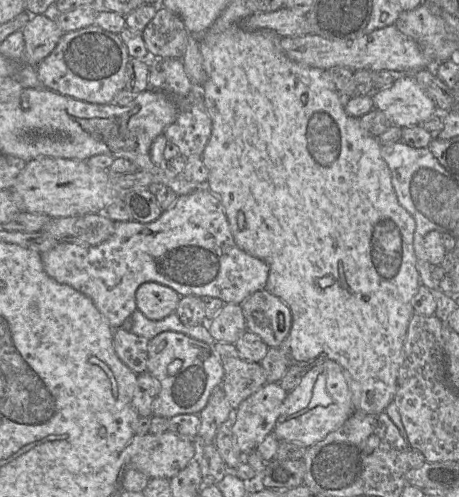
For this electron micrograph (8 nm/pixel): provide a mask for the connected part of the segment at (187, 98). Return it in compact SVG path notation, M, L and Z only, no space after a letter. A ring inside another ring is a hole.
M178 58L149 59L147 90L161 91L175 105L176 120L164 131L166 139L175 144L184 157L201 156L211 135L211 119L206 111L201 90L188 78L183 63Z

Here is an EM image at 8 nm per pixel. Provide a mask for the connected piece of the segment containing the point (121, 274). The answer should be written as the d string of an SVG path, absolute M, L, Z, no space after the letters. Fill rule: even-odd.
M205 185L198 186L197 189L189 194L178 196L171 207L164 210L161 216L151 223L140 223L134 220L114 221L114 226L115 229L112 236L99 245L92 246L59 242L54 248L41 255L45 272L58 283L69 285L75 290L78 290L82 294L89 297L99 312L102 314L104 319L113 329L120 328L124 321L137 309L136 291L139 286L145 282L157 282L159 284L168 286L176 291L180 296L198 296L201 298L213 297L219 298L224 303L230 304L242 304L250 295L257 291L263 290L266 287L266 282L269 275L269 266L261 259L249 255L236 245L230 230L229 222L224 213L219 198L208 188L206 188Z

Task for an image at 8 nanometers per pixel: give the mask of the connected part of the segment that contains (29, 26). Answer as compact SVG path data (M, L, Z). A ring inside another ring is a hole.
M33 15L22 29L25 64L37 66L56 47L64 32L51 15Z

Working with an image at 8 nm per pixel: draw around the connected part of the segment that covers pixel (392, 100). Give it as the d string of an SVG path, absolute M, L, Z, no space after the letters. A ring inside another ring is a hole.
M399 75L394 83L371 94L374 108L382 111L392 126L413 127L429 119L437 111L433 100L417 84L412 75Z

